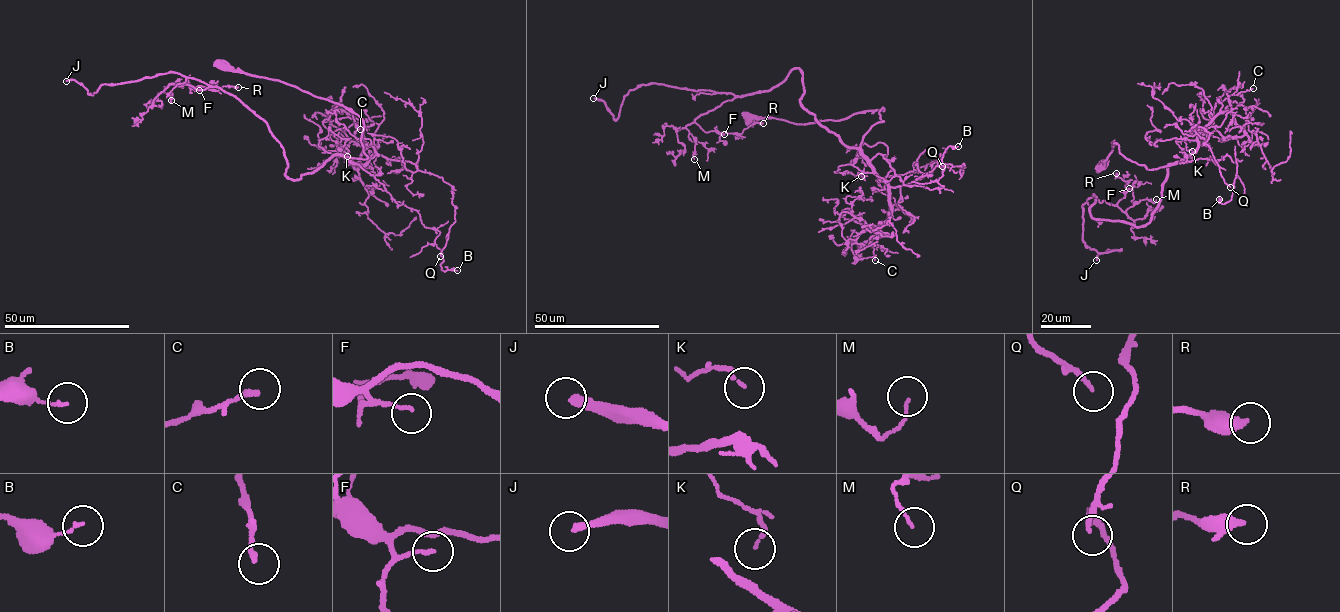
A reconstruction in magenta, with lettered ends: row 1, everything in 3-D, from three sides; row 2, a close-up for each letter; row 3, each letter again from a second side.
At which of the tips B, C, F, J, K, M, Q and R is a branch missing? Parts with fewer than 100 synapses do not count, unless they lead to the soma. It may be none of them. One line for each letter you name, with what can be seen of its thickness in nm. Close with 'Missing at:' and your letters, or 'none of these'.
J: calibre 280 nm
Missing at: J

